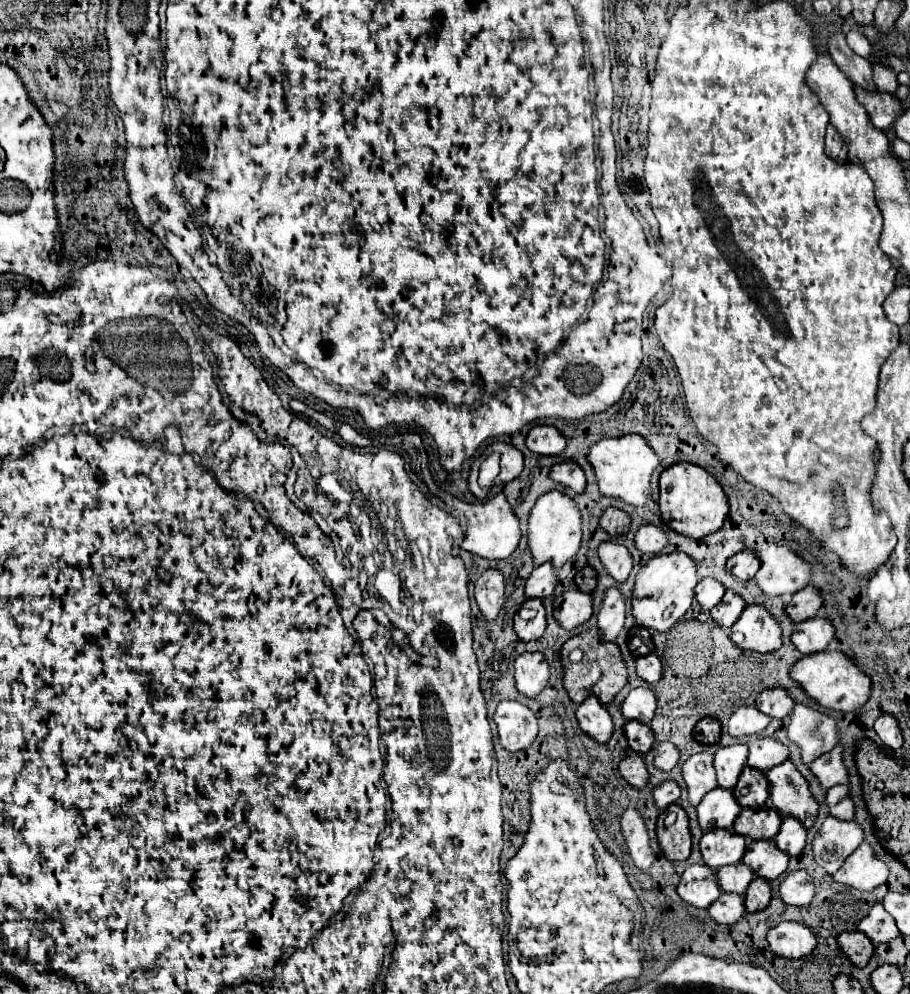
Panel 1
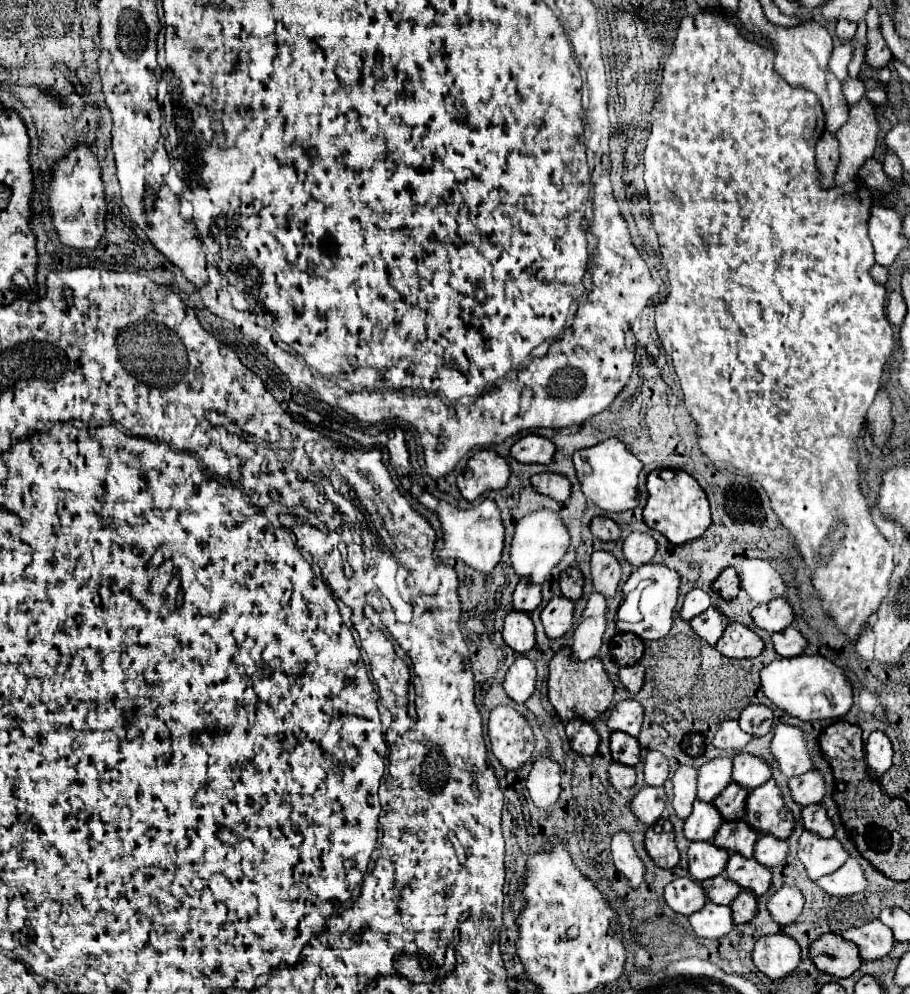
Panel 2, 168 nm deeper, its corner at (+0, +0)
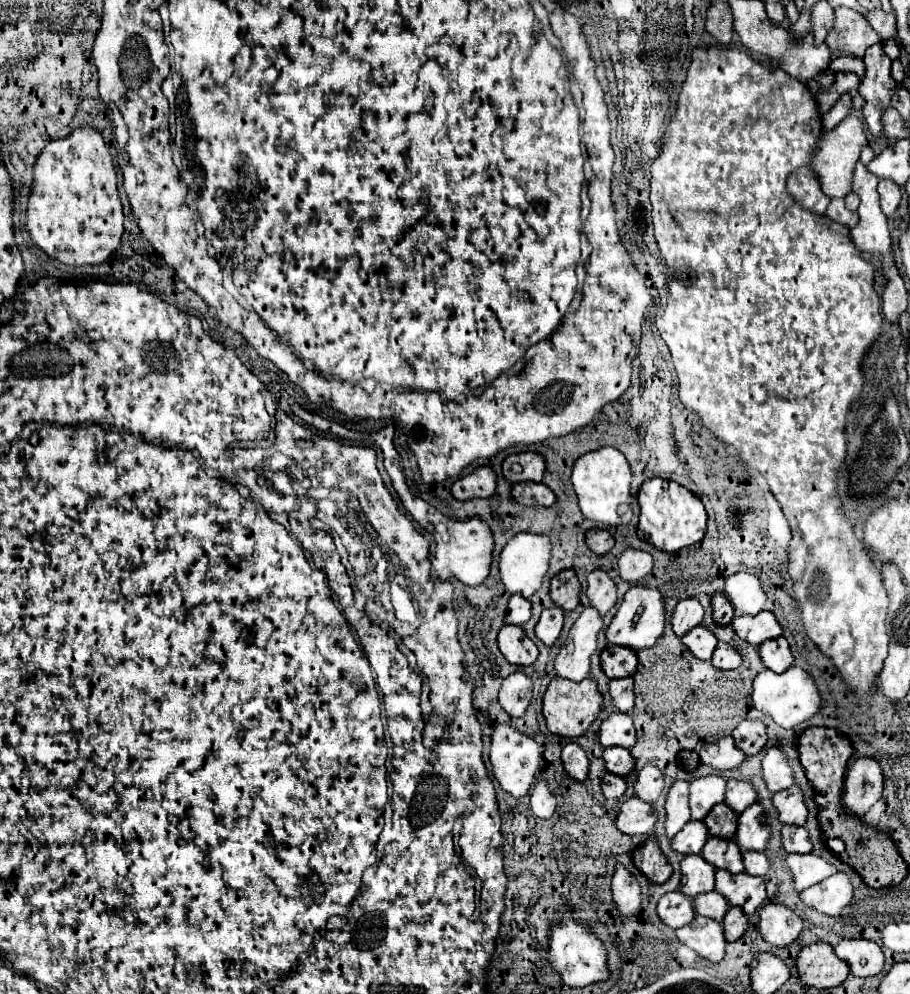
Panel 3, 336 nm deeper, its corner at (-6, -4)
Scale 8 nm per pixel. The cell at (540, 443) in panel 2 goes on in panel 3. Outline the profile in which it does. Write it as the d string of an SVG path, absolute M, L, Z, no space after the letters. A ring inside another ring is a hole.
M538 453L508 455L502 463L504 479L510 483L522 483L522 481L540 483L544 469L546 469L546 463L544 463L542 455L538 455Z

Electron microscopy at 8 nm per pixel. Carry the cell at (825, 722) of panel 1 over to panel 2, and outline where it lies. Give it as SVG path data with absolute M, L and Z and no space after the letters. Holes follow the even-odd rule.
M778 723L770 749L778 761L778 767L786 777L802 775L812 769L812 755L806 745L806 735L800 727Z

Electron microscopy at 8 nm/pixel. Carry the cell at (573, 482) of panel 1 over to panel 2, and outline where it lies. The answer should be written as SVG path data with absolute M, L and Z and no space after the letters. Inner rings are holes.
M538 473L532 477L532 485L536 491L540 491L542 495L550 495L556 501L566 501L572 495L572 487L570 487L570 479L566 479L566 475L558 475L558 473Z

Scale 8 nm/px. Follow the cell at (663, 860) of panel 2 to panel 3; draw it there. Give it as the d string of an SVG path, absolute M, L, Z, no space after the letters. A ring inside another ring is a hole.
M650 835L642 845L638 845L632 851L632 863L648 881L658 883L658 885L664 883L672 875L672 867L664 859L654 835Z

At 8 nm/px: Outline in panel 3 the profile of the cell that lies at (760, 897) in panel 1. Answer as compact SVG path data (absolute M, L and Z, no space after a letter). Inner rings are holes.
M732 907L726 917L724 917L724 939L736 941L744 935L744 931L748 929L748 917L740 911L740 907Z

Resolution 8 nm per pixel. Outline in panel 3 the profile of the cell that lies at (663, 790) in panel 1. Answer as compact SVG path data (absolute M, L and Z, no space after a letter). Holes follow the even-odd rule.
M638 797L624 801L616 815L616 829L626 835L648 835L654 829L658 815L652 805L642 803Z

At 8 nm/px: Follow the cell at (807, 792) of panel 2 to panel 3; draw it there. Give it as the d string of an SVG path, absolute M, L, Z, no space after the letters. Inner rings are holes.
M792 785L784 791L778 791L772 797L772 805L778 813L778 821L784 825L804 825L806 821L806 805L802 799L802 791Z

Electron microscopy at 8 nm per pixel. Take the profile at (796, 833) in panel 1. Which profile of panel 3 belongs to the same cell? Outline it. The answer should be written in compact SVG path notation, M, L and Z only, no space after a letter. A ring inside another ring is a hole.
M744 851L742 853L744 859L744 873L754 875L754 877L762 877L768 871L768 859L766 853L756 853L756 851Z

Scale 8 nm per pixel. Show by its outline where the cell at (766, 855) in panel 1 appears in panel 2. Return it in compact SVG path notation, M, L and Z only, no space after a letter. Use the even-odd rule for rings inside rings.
M732 855L724 875L732 881L736 881L740 887L754 891L758 897L768 891L770 879L772 879L772 869L762 867L754 857L752 859L742 859L742 855Z

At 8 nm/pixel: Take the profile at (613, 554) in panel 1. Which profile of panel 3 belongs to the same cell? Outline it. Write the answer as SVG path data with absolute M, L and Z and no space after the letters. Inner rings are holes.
M592 571L588 575L588 589L586 589L586 595L588 595L588 601L590 605L600 613L600 615L606 615L608 609L614 607L616 603L616 585L614 581L608 577L606 571Z

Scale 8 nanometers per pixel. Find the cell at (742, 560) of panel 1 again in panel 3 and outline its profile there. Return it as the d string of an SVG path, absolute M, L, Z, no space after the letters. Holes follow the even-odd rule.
M716 593L712 597L712 617L714 617L714 623L718 623L718 625L728 625L734 617L730 601L720 593Z

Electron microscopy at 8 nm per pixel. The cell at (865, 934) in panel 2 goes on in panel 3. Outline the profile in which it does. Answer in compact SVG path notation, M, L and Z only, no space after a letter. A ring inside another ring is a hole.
M844 939L834 945L834 951L840 959L846 959L850 975L854 977L872 977L882 973L884 953L882 947L866 939Z

